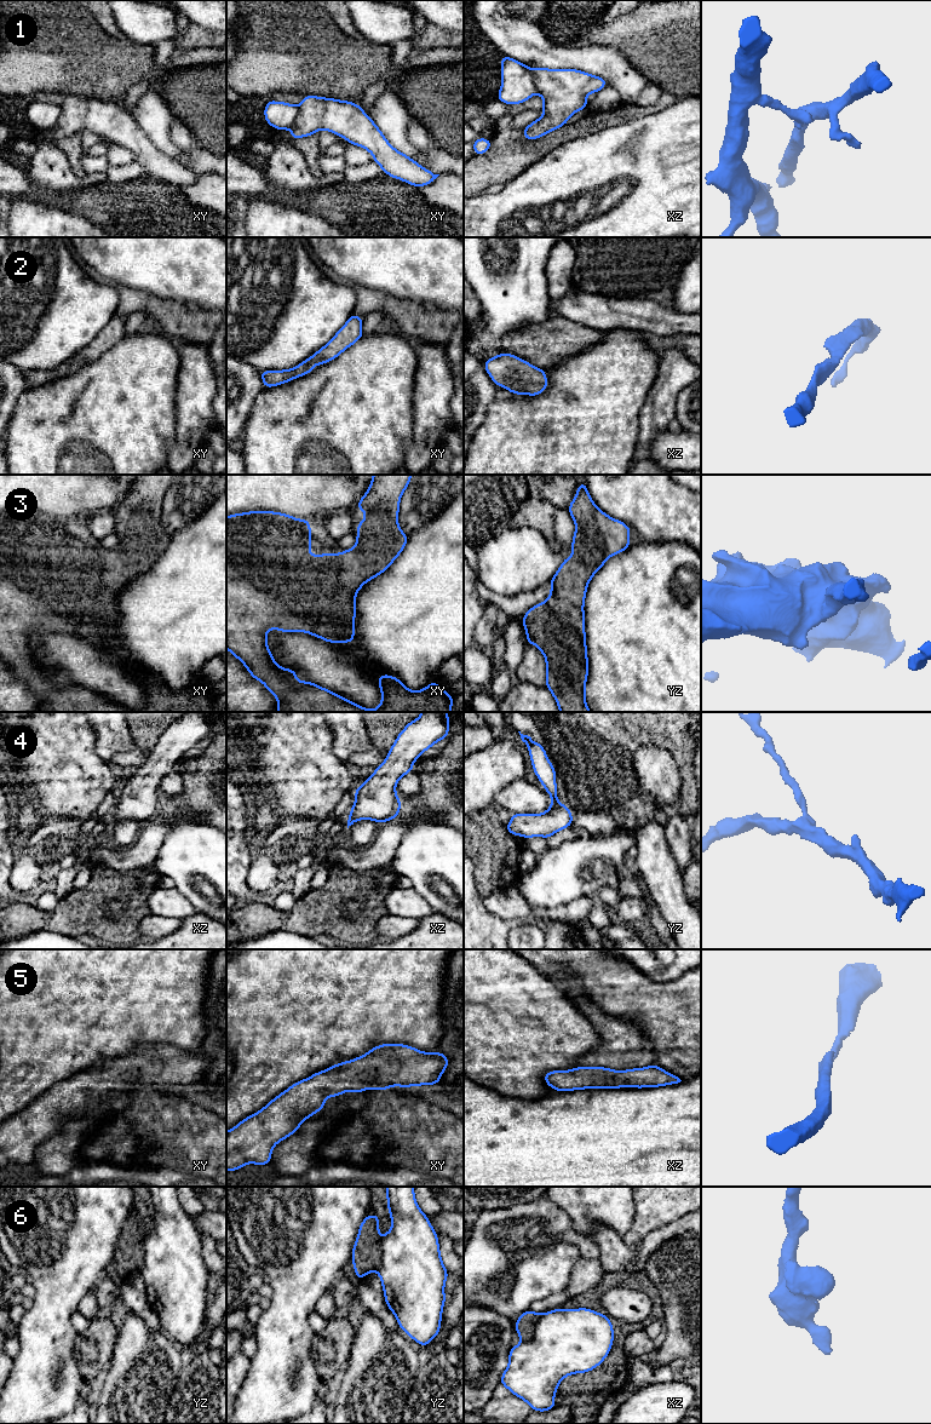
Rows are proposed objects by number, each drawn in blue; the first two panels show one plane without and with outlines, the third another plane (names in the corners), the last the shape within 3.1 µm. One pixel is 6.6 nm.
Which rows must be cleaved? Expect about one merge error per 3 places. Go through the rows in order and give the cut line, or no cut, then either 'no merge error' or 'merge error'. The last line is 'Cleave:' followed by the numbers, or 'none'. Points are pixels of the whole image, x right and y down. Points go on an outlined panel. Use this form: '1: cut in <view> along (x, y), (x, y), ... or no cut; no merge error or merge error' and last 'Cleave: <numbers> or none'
1: cut in xz along (532, 69), (536, 91); merge error
2: no cut; no merge error
3: no cut; no merge error
4: no cut; no merge error
5: no cut; no merge error
6: cut in xz along (542, 1314), (536, 1322), (534, 1336), (522, 1342); merge error
Cleave: 1, 6

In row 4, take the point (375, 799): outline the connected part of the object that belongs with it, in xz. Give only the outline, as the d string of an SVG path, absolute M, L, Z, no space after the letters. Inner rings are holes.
M421 712L397 735L385 760L355 791L347 828L358 820L384 823L398 816L402 803L396 793L398 780L413 771L413 763L436 742L447 739L448 712Z

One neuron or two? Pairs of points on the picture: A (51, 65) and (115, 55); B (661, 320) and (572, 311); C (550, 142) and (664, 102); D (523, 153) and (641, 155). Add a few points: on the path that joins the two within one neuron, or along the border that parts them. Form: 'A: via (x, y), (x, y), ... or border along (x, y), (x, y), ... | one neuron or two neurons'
A: via (67, 61), (99, 61) | one neuron
B: via (639, 315), (593, 311) | one neuron
C: via (578, 130), (597, 120), (636, 112) | one neuron
D: border along (573, 139), (561, 143), (524, 170) | two neurons

